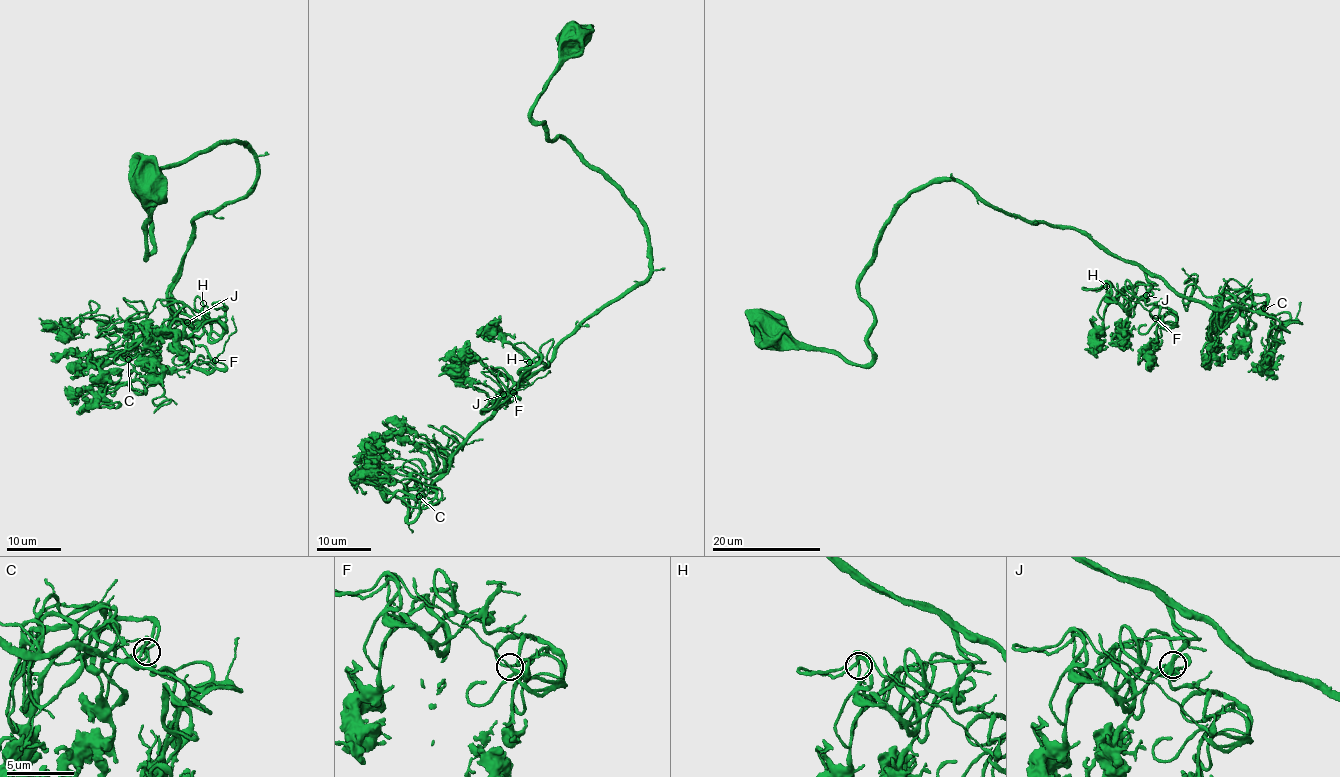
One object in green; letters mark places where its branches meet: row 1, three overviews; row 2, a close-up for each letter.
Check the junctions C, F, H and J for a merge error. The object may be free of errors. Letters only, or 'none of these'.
none of these

